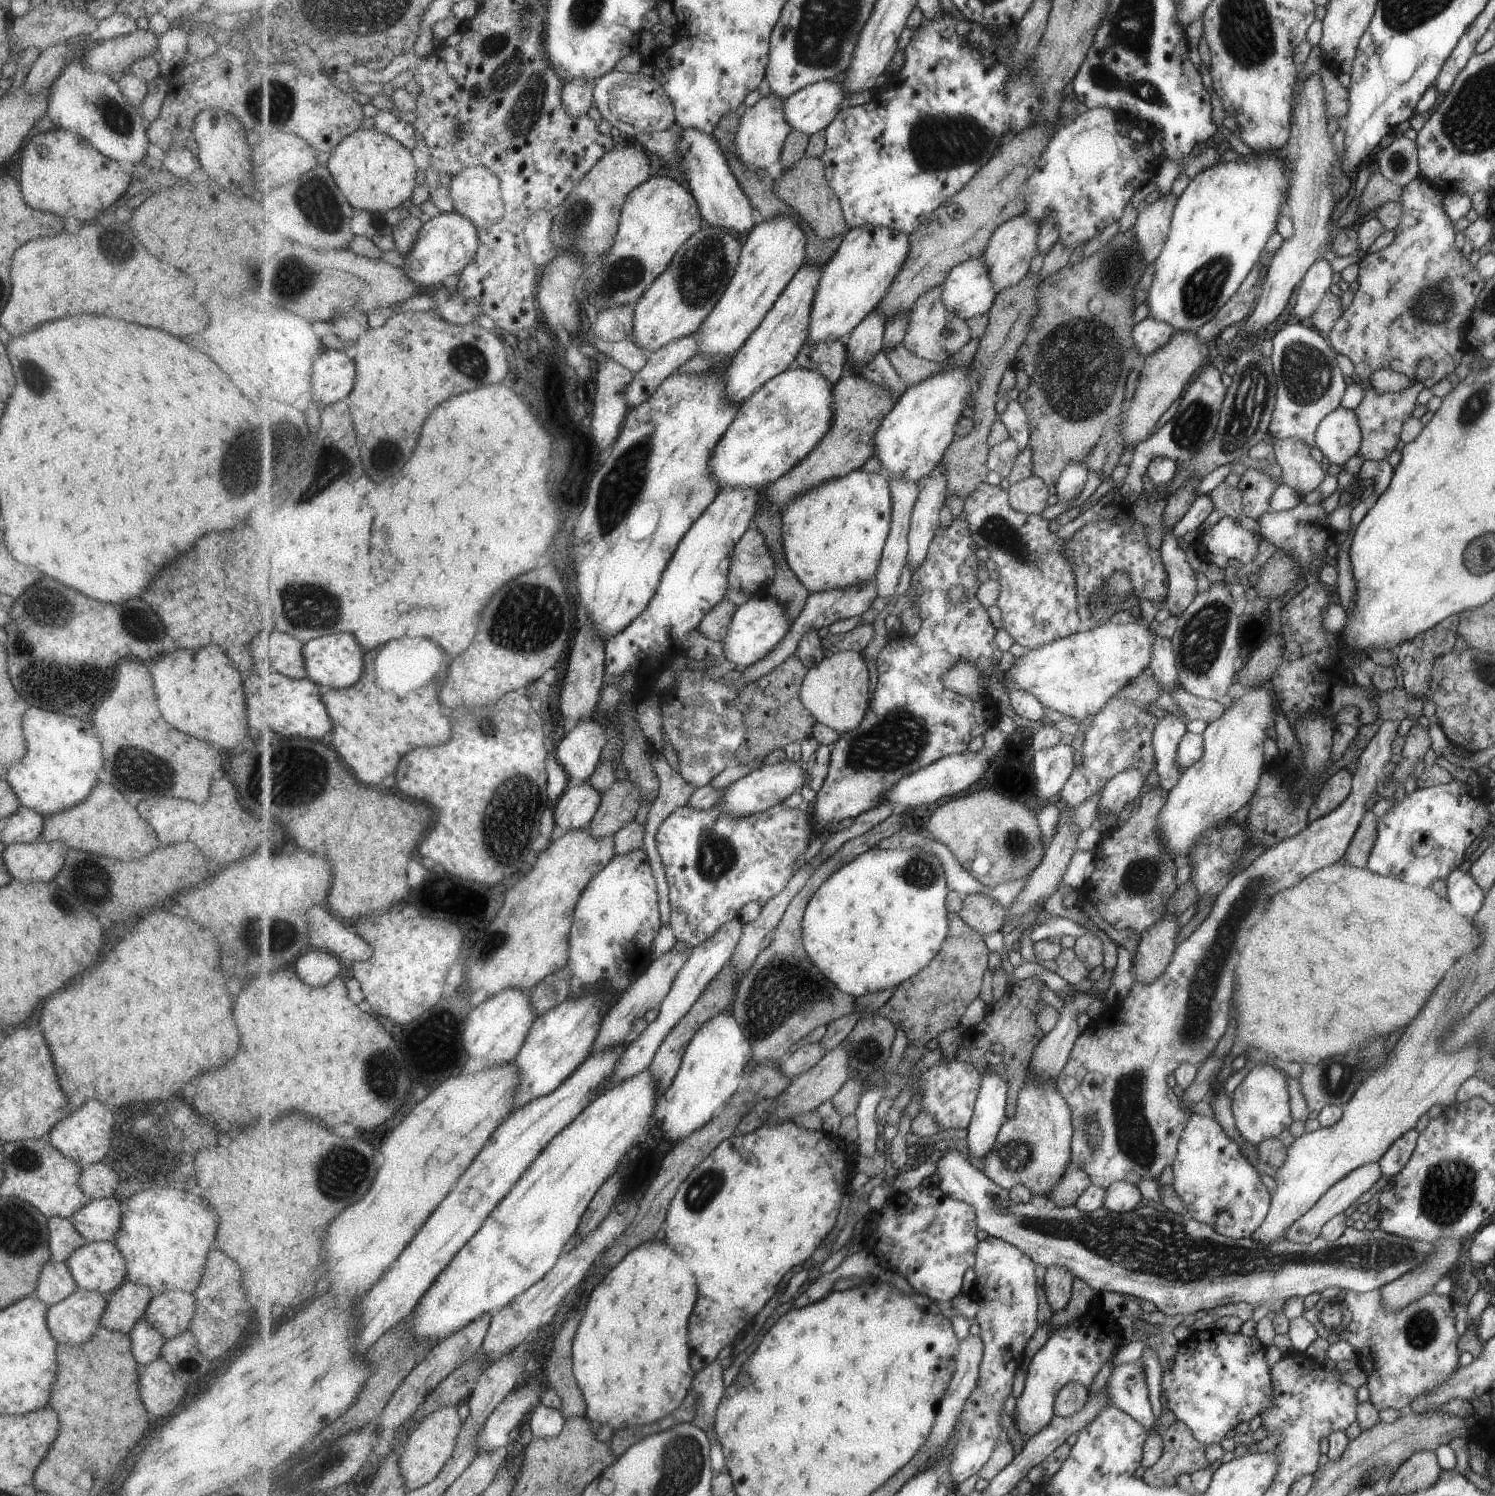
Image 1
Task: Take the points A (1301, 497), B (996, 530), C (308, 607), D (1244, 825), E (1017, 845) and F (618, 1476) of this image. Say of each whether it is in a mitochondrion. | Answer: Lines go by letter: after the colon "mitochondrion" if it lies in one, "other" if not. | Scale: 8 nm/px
A: other
B: mitochondrion
C: mitochondrion
D: other
E: mitochondrion
F: other

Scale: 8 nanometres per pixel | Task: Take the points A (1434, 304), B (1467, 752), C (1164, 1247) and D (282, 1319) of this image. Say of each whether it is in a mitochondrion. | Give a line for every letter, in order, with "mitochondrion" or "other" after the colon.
A: mitochondrion
B: other
C: mitochondrion
D: other

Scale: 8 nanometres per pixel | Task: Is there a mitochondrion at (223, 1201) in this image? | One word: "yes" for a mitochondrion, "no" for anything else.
no

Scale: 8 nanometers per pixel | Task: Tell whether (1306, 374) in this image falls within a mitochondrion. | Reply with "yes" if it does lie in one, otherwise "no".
yes

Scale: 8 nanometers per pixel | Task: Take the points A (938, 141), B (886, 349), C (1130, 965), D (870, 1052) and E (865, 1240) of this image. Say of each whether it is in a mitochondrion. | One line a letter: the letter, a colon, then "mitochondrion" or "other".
A: mitochondrion
B: other
C: other
D: mitochondrion
E: other

